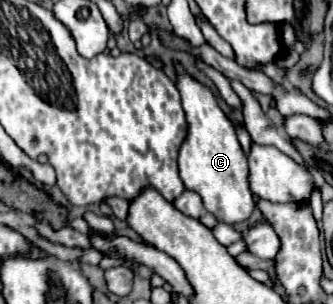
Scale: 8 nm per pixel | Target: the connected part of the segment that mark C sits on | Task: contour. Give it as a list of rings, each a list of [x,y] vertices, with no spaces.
[[[178,61],[174,63],[174,71],[176,87],[182,93],[182,107],[188,121],[188,133],[178,155],[180,177],[186,189],[192,189],[202,197],[204,209],[210,211],[220,223],[242,223],[252,215],[256,203],[248,183],[246,155],[238,143],[236,129],[218,107],[210,87],[196,81]]]

